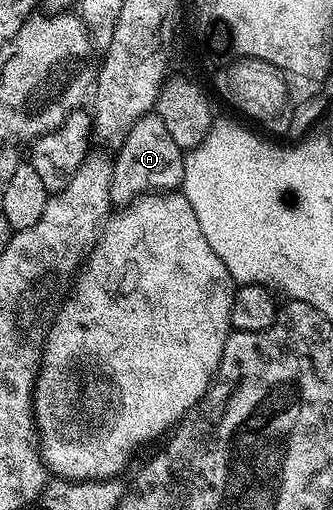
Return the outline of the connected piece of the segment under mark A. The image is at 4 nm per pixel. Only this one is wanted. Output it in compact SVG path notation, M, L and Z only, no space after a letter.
M155 113L139 117L139 121L131 125L131 133L127 133L123 145L116 148L115 155L117 159L112 160L113 176L109 190L109 202L114 208L123 208L150 193L176 192L184 184L186 152L175 145L167 125L163 125L163 117Z

